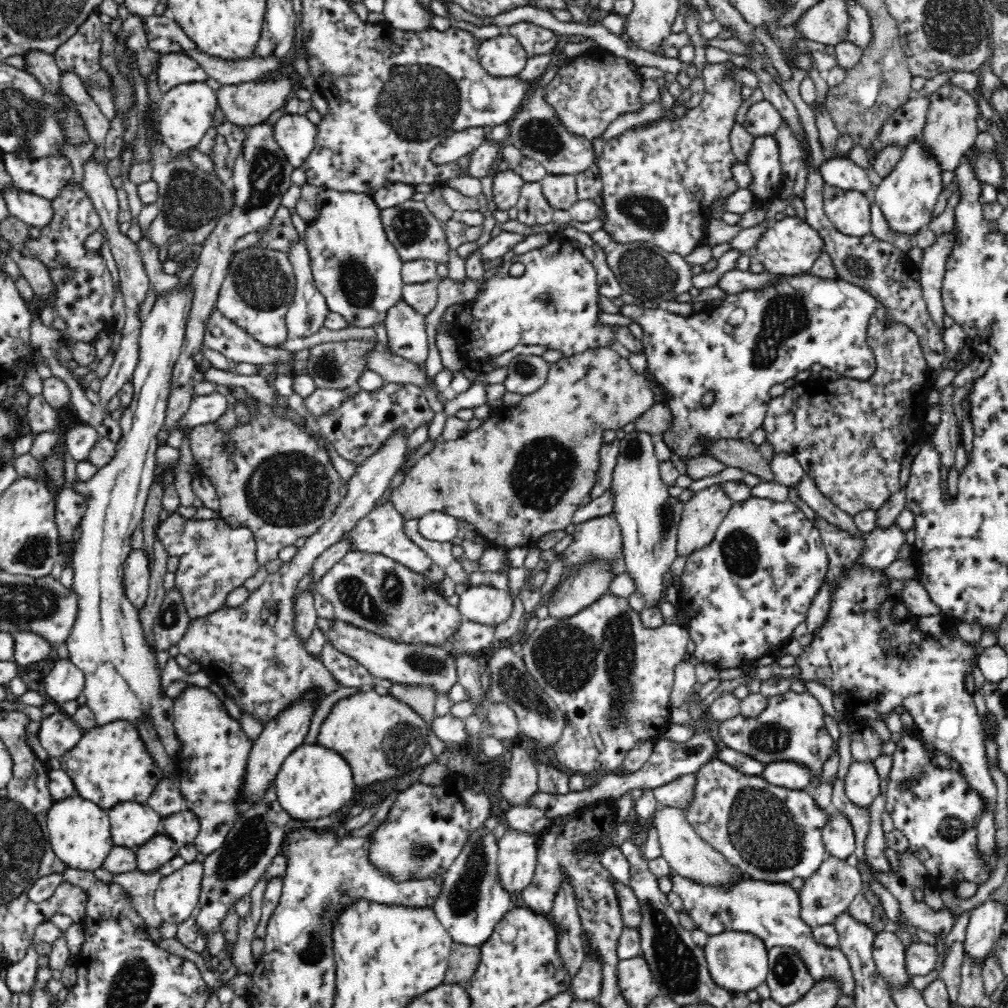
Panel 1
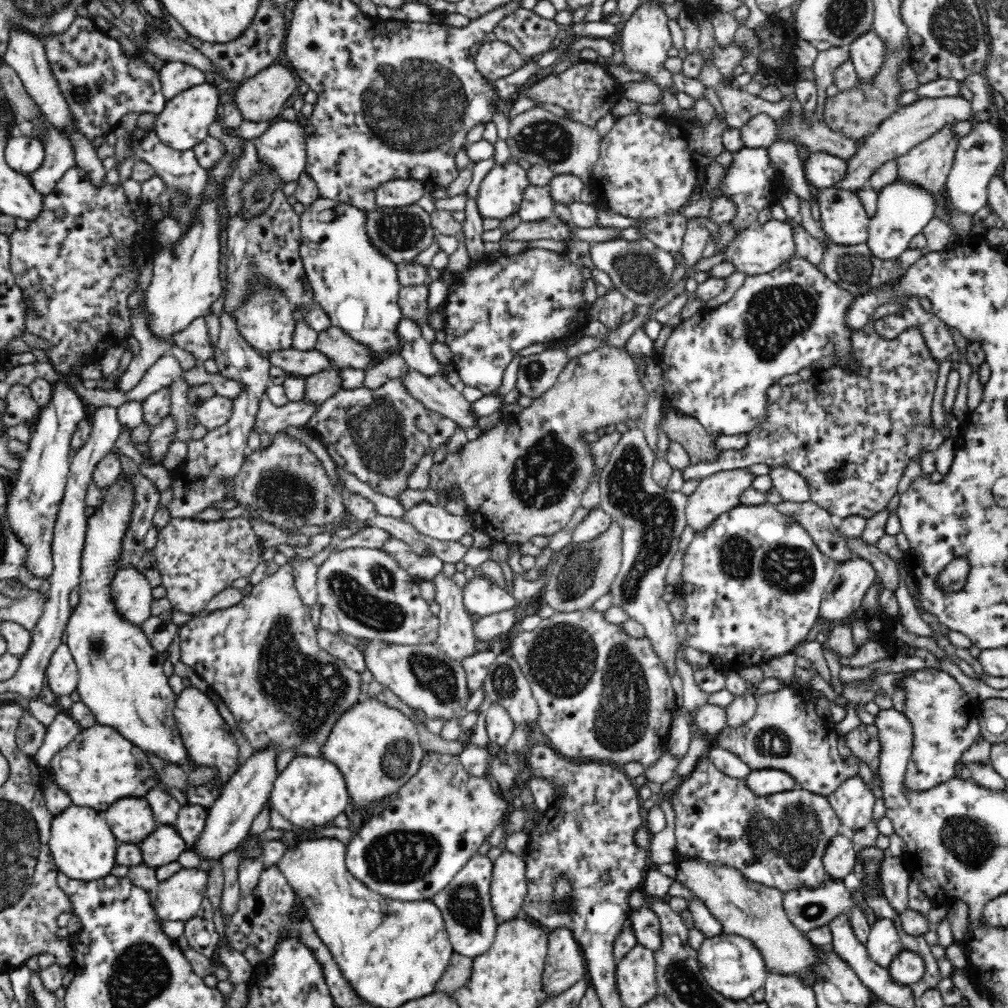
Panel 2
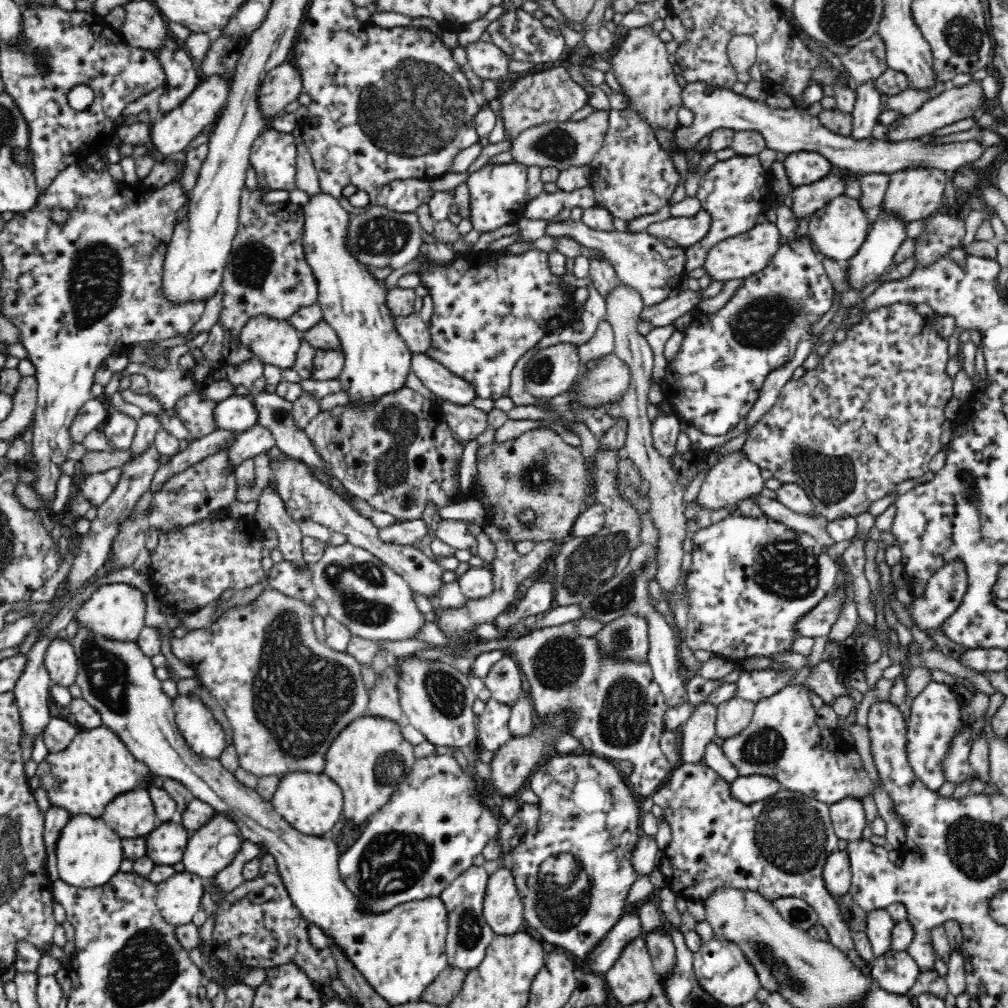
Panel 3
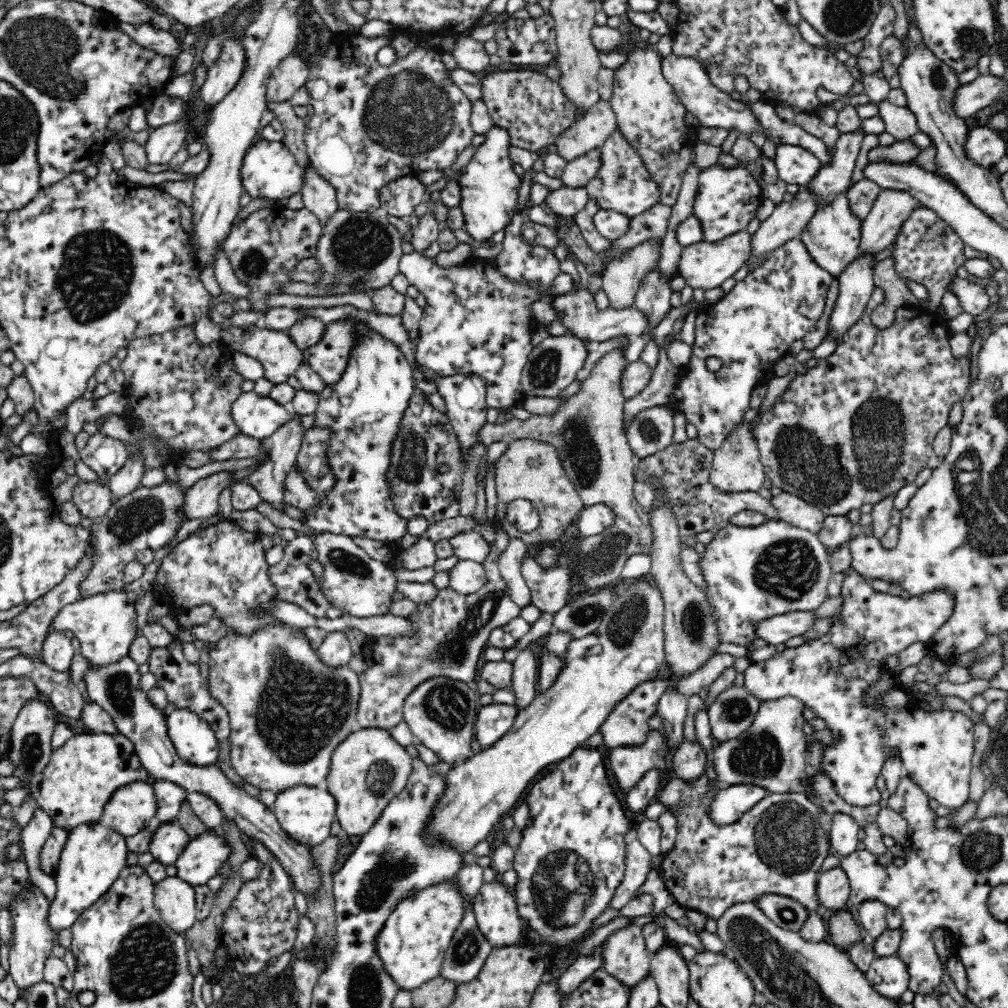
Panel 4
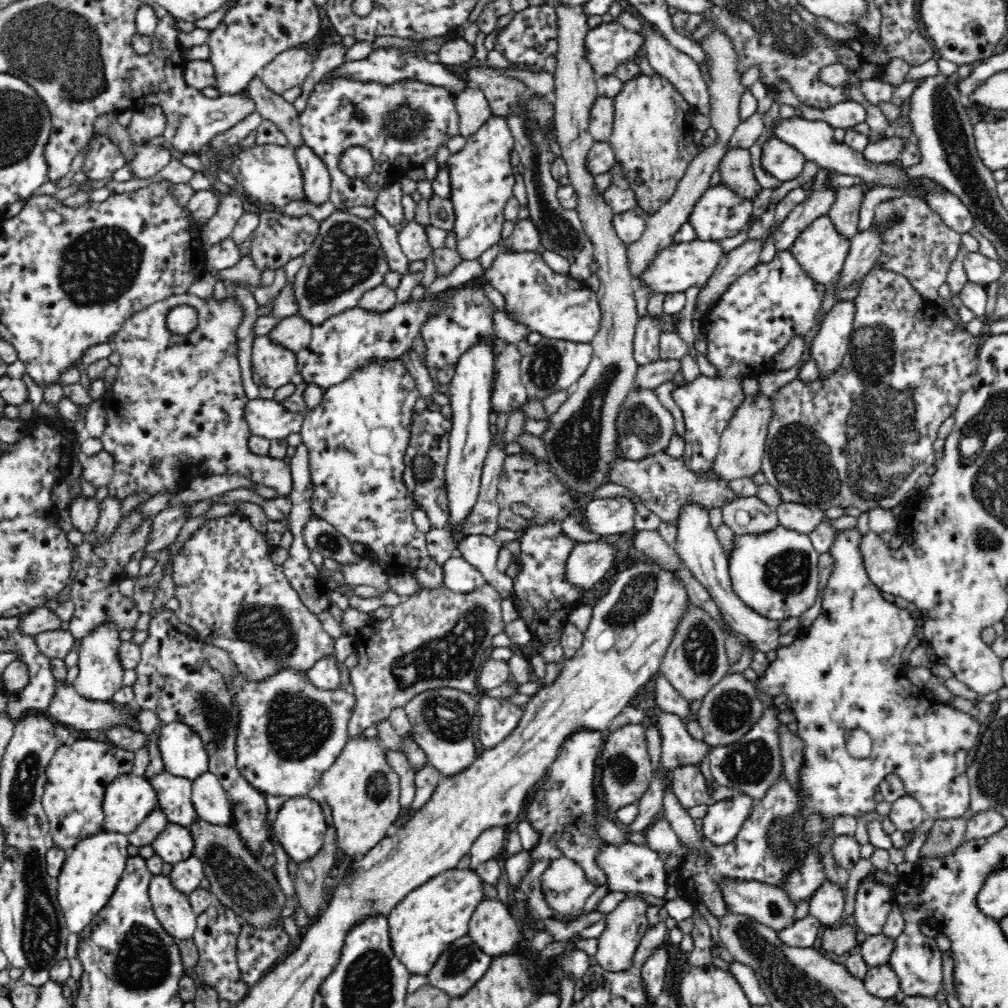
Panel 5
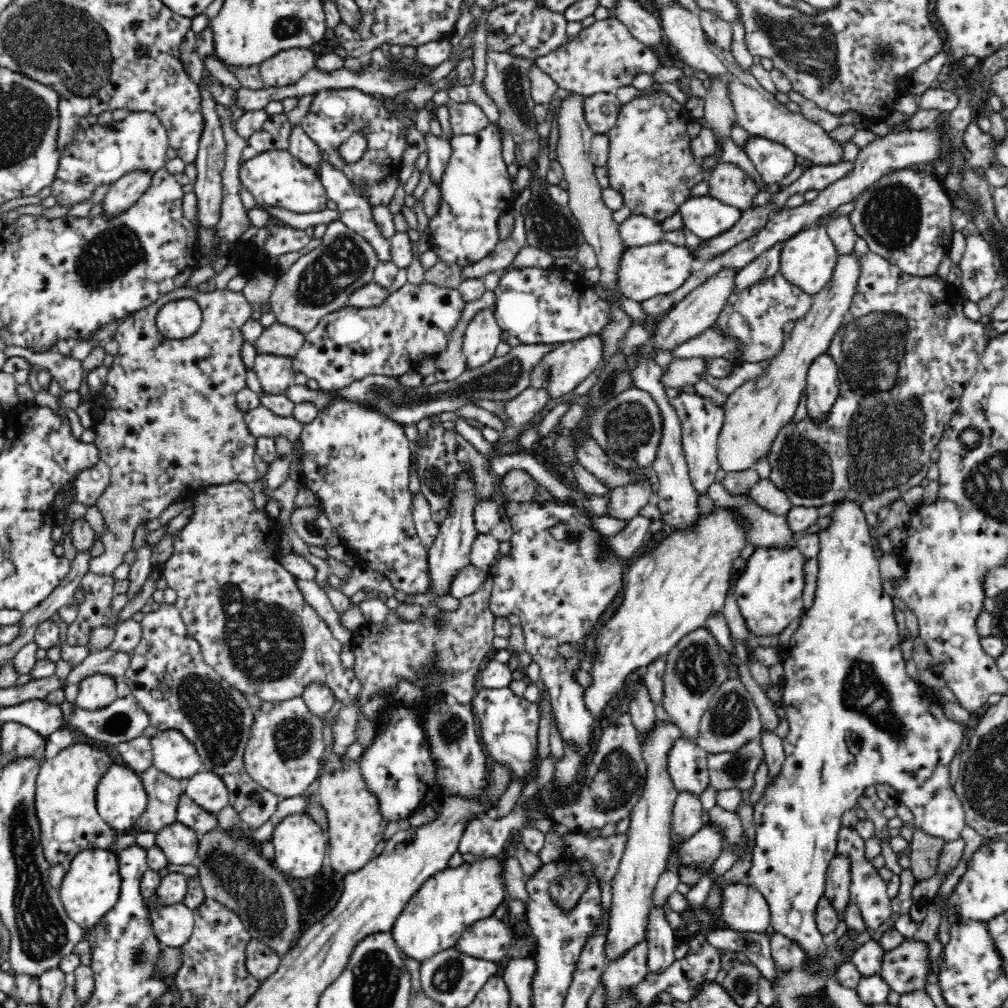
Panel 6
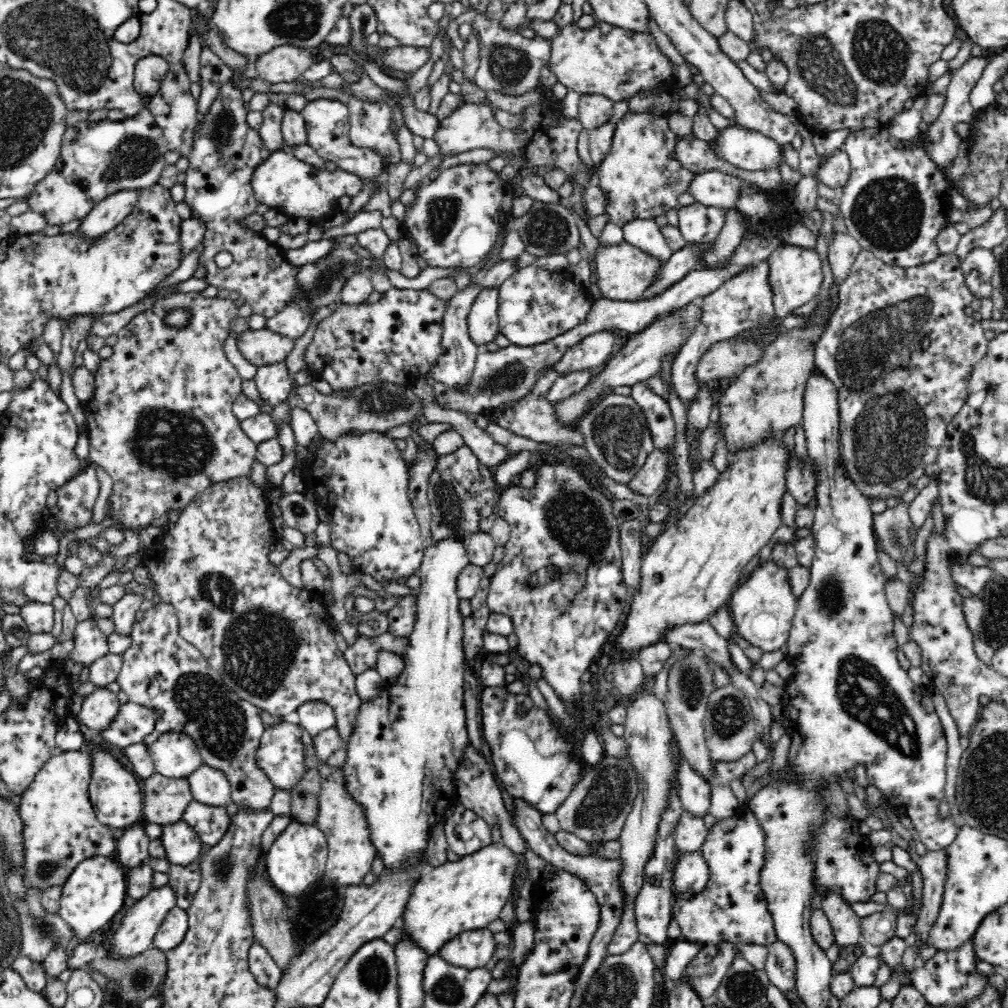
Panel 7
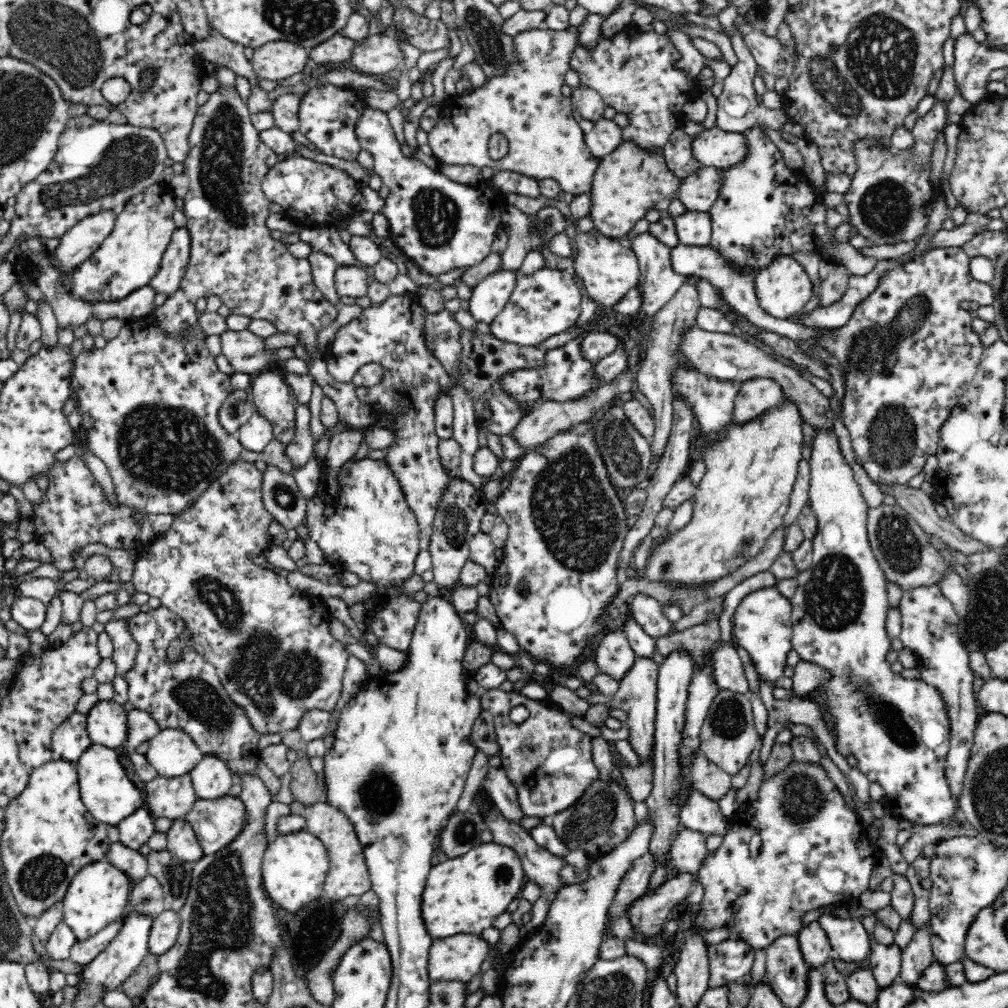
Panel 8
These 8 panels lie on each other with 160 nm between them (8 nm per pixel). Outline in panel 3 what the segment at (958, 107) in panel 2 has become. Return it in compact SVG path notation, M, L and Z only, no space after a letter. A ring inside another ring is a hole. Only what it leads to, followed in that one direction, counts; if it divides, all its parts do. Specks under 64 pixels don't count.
M970 80L963 86L947 85L944 92L926 101L916 112L906 115L901 120L901 125L896 127L894 123L889 126L889 140L914 140L926 134L932 134L932 130L942 128L946 124L954 124L965 118L974 118L982 110L981 101L984 100L984 93L981 85L982 80ZM832 173L812 184L794 187L790 195L792 215L798 222L802 221L803 218L813 215L843 193L844 181L842 181L842 177L836 177Z

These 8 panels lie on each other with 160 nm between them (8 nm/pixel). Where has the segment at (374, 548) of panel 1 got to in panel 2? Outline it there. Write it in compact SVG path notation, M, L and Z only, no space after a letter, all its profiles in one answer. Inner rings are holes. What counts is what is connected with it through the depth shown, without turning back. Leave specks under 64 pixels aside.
M392 537L387 543L384 543L382 549L390 556L393 556L399 562L399 565L413 577L419 576L419 578L424 578L424 580L430 580L436 574L443 572L443 562L436 555L417 555L410 549L408 543L404 543L396 537Z

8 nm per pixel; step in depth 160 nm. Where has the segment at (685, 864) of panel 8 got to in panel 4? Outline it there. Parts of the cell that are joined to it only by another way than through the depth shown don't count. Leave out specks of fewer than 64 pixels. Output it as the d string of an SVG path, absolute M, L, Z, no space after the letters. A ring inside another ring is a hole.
M684 741L682 746L678 746L676 754L672 760L672 772L674 777L678 777L680 781L691 785L695 783L697 778L704 775L706 766L705 750L700 743Z

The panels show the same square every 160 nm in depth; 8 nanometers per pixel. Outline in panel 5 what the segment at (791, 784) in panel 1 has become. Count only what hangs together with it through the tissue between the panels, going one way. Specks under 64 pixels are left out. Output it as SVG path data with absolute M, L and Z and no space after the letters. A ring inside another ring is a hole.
M737 794L733 799L722 800L708 807L708 813L701 820L701 835L704 840L712 845L722 846L728 844L732 839L736 838L740 832L743 823L751 815L753 807L753 798L748 795Z

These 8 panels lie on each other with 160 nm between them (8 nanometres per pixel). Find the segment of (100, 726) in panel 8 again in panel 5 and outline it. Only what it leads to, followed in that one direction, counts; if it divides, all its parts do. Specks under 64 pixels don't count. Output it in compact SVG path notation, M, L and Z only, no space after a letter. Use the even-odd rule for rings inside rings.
M104 623L96 627L88 636L77 642L79 647L79 663L77 664L79 671L73 688L90 702L96 701L112 701L113 696L123 688L124 669L118 661L118 629L112 623Z

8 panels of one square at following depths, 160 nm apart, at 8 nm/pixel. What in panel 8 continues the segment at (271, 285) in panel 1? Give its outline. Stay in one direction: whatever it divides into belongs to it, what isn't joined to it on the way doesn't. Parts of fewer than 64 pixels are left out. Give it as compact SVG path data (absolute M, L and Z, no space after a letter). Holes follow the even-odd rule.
M264 370L250 380L249 393L260 416L270 421L274 439L288 444L295 435L295 406L298 404L282 374Z

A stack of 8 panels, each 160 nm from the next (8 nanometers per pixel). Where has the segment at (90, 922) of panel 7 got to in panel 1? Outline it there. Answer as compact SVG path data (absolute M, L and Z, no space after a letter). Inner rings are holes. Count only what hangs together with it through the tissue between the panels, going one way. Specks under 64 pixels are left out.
M77 795L53 804L47 816L49 844L64 866L90 872L102 869L103 862L114 846L110 820L105 811L95 802Z

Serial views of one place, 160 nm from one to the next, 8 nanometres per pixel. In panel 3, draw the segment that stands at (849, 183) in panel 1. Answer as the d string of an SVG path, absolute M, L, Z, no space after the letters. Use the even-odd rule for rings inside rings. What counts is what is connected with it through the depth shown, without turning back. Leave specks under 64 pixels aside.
M792 152L783 163L785 176L794 187L812 184L830 174L831 162L817 152Z

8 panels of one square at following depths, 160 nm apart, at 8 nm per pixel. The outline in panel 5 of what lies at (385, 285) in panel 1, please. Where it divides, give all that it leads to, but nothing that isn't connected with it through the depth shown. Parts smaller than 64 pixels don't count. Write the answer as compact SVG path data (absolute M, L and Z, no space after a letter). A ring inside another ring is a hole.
M303 142L294 148L294 154L302 169L305 199L324 204L331 196L331 176L326 163ZM398 359L393 361L376 361L370 363L368 366L362 367L356 370L351 377L348 377L346 381L340 384L331 386L323 391L323 397L320 404L316 406L314 410L305 412L303 425L299 434L302 437L304 446L308 449L308 471L312 478L312 510L313 513L327 520L336 530L345 536L352 544L361 544L367 553L365 558L370 558L378 565L384 568L382 573L389 575L392 574L411 574L418 583L418 590L428 589L434 590L440 588L444 582L443 565L438 564L429 553L427 549L427 538L425 533L422 533L416 527L414 518L412 517L413 505L412 498L410 497L409 490L404 483L404 457L406 449L408 448L410 437L411 437L411 424L413 417L414 402L418 400L419 390L414 380L414 377L406 370L404 363Z

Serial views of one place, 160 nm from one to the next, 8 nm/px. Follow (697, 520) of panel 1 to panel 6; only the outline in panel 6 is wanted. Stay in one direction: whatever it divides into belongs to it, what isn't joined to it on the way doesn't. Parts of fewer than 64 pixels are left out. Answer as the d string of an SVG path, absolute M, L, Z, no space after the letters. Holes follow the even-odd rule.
M856 254L838 258L834 275L828 285L813 294L810 310L796 320L790 336L784 340L780 353L765 360L767 367L758 376L749 378L729 394L722 406L724 422L717 440L716 454L725 472L740 472L754 464L771 449L780 429L793 422L800 399L804 396L810 365L827 352L848 312L860 277Z

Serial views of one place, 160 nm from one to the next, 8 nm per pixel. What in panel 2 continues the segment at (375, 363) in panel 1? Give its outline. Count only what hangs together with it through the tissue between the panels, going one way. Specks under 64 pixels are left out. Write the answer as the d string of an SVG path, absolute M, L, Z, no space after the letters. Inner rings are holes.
M330 327L317 335L315 350L325 354L338 368L360 368L365 371L372 364L372 352L366 346L356 343L340 328ZM410 369L403 378L403 385L414 398L423 402L426 408L454 421L455 427L460 427L464 432L477 426L478 416L471 410L471 403L444 377L426 377Z

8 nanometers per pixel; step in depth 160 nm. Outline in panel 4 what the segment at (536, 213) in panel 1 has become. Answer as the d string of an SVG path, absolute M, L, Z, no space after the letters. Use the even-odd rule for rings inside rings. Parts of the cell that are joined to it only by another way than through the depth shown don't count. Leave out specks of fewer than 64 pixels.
M562 185L550 191L546 198L546 207L550 213L556 213L560 217L574 217L588 202L589 195L585 187L572 188Z

